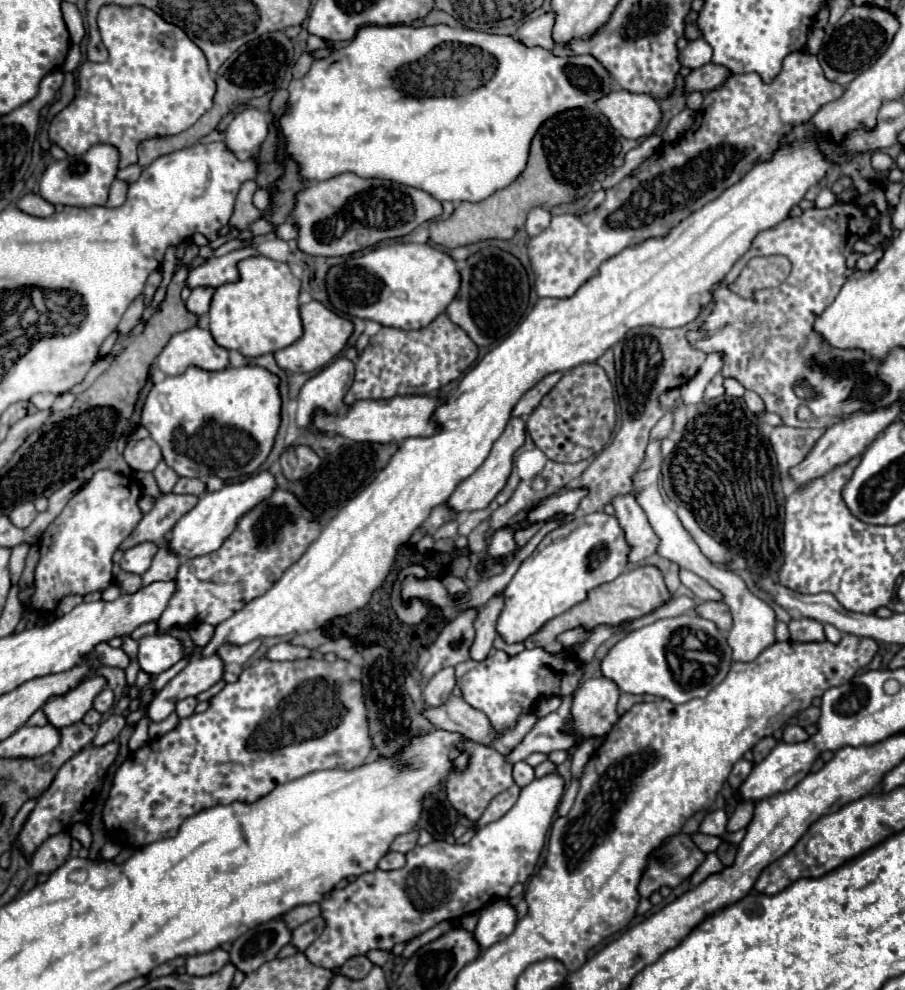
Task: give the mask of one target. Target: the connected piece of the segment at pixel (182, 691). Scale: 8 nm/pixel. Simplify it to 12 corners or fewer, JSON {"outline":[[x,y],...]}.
{"outline":[[218,655],[192,657],[148,709],[164,721],[184,697],[196,697],[222,679]]}

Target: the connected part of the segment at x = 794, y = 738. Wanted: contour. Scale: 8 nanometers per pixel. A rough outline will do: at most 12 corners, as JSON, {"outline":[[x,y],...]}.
{"outline":[[786,725],[782,739],[788,743],[808,741],[800,725]]}

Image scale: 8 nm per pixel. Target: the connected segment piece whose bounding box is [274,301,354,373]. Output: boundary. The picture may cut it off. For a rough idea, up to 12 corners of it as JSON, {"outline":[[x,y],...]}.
{"outline":[[320,301],[302,305],[304,335],[276,351],[290,373],[312,373],[344,349],[354,323]]}

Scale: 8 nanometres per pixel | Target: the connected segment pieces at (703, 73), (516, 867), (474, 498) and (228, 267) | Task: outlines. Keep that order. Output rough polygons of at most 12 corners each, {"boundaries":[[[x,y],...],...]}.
{"boundaries":[[[708,63],[686,77],[688,91],[712,91],[732,73]],[[558,773],[466,845],[432,841],[322,903],[342,967],[506,899],[534,873]],[[512,417],[488,461],[448,499],[456,515],[486,509],[504,489],[524,423]],[[254,247],[208,259],[188,273],[186,285],[214,287],[240,279],[238,261],[260,253]]]}

